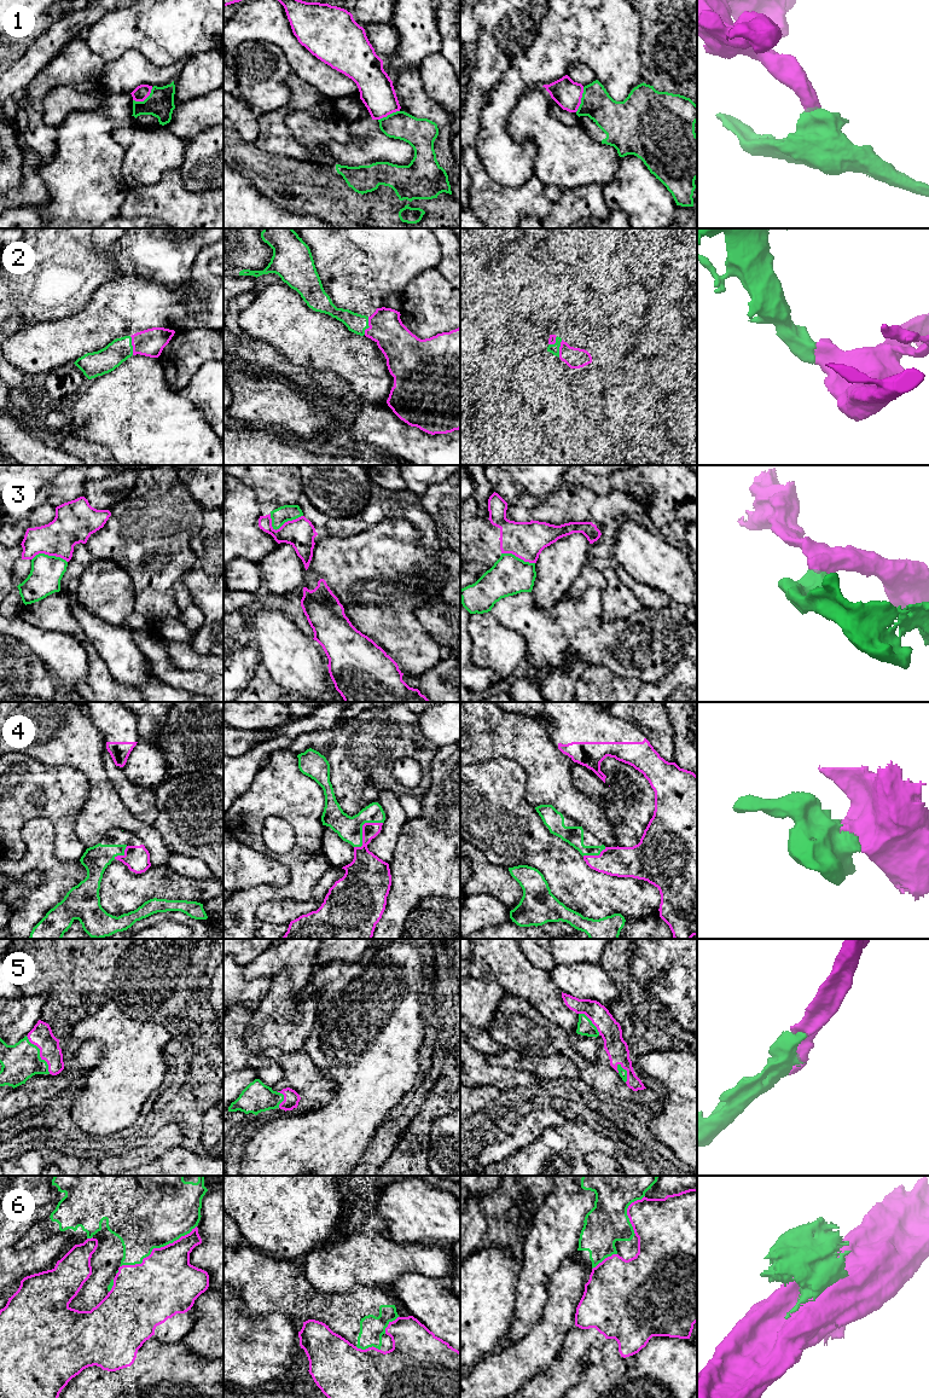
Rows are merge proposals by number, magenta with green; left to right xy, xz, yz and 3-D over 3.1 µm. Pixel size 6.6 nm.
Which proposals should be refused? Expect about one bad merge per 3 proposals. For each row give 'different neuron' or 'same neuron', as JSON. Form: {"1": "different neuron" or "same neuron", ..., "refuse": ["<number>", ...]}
{"1": "different neuron", "2": "same neuron", "3": "different neuron", "4": "same neuron", "5": "same neuron", "6": "different neuron", "refuse": ["1", "3", "6"]}

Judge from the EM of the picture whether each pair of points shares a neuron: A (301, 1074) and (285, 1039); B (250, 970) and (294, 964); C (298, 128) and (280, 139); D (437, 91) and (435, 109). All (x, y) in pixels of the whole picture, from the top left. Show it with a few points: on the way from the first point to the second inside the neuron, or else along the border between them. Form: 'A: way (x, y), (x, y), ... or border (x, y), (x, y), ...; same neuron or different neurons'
A: border (302, 1048), (295, 1051), (263, 1050); different neurons
B: way (261, 967), (270, 963), (283, 963); same neuron
C: border (297, 109), (286, 116), (285, 125), (311, 152); different neurons
D: border (421, 76), (425, 92), (447, 111); different neurons

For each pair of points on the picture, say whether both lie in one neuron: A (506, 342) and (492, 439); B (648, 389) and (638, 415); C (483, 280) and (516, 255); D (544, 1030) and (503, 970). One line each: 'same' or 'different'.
A: different
B: same
C: same
D: different

